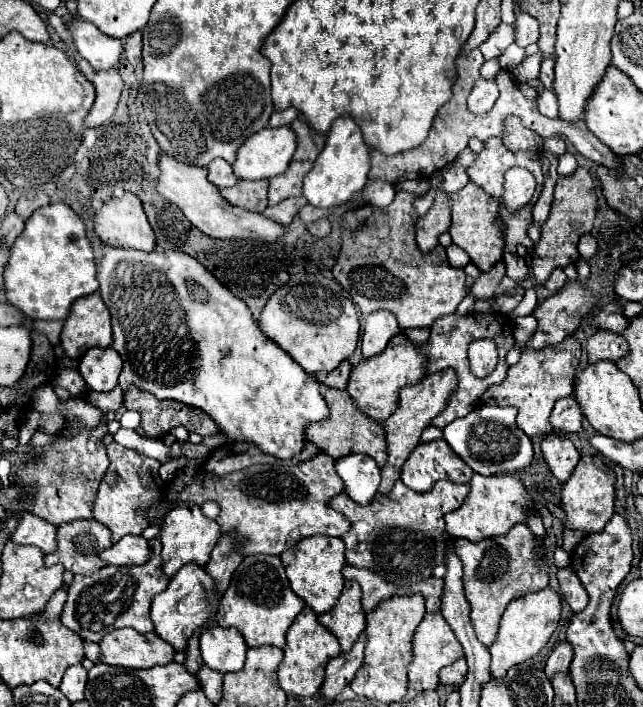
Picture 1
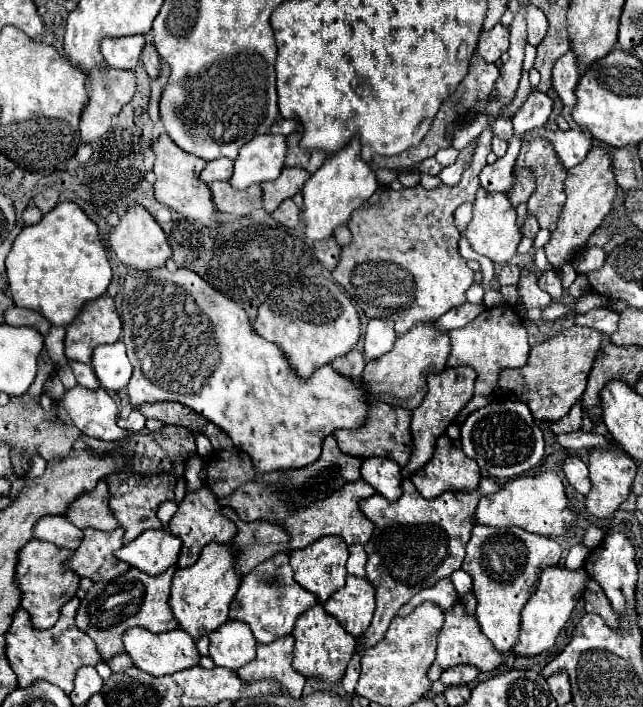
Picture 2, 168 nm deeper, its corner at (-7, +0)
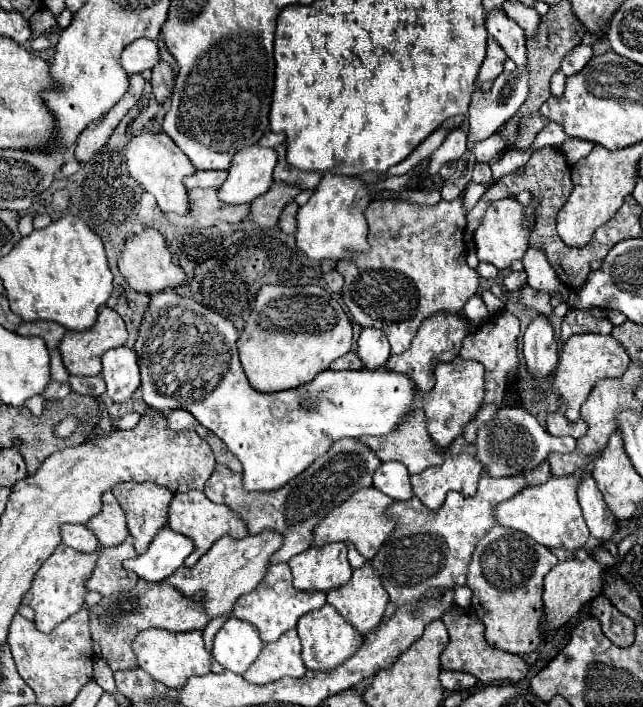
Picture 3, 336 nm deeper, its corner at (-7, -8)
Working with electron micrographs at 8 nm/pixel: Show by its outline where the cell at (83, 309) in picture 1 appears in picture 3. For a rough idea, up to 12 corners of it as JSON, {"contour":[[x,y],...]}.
{"contour":[[103,308],[59,344],[69,374],[101,372],[105,350],[127,342],[121,316]]}

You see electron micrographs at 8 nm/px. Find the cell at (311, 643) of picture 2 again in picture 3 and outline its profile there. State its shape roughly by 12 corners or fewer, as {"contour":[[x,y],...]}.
{"contour":[[329,604],[301,616],[305,668],[333,670],[363,638]]}

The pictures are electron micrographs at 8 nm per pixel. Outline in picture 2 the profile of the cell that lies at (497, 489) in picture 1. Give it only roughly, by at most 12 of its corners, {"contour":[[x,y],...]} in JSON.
{"contour":[[555,472],[481,498],[477,524],[563,536],[575,526]]}

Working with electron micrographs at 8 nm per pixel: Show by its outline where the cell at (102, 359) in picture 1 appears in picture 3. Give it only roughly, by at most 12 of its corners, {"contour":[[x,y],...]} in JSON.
{"contour":[[127,346],[103,354],[101,378],[113,402],[139,388],[135,352]]}

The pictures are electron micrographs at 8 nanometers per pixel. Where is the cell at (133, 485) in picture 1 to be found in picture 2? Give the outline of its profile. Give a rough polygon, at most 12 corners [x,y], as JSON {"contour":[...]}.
{"contour":[[171,474],[107,476],[109,506],[133,542],[159,528]]}

